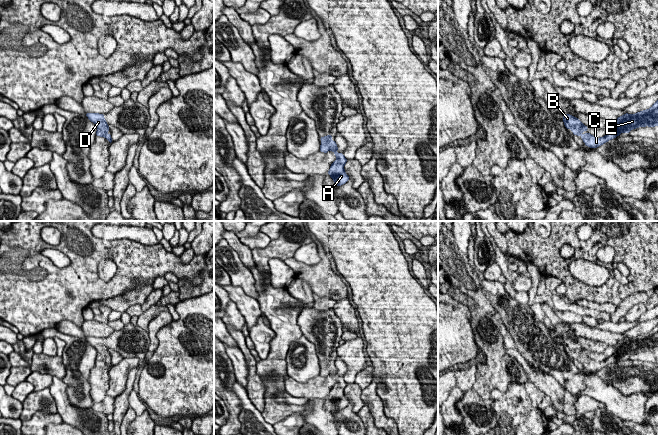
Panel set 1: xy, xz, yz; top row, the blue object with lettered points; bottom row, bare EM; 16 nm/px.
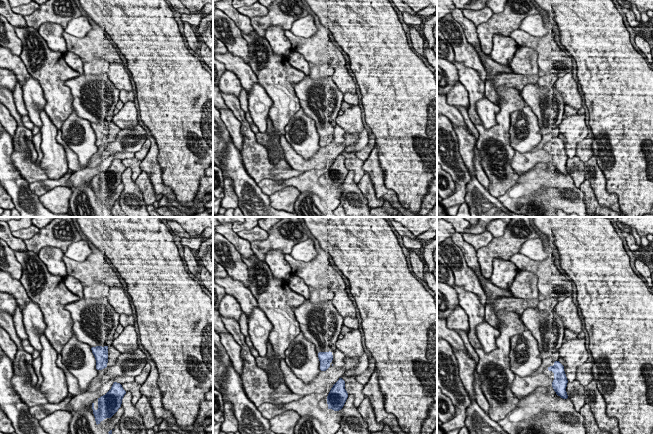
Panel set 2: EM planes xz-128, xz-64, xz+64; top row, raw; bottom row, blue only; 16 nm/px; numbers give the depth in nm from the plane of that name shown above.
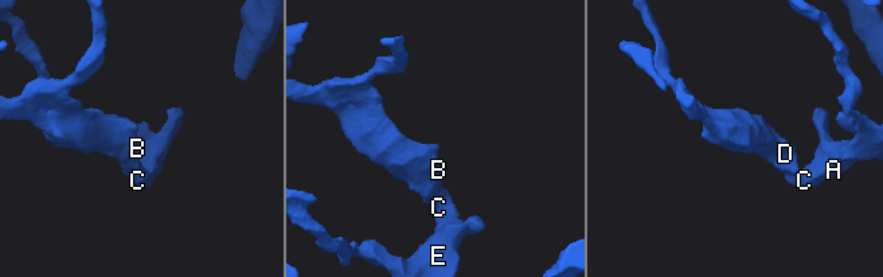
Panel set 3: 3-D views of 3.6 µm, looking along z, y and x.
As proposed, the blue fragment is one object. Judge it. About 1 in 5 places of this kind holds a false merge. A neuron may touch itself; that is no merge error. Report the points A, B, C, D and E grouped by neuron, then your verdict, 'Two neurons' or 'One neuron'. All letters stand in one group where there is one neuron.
Groups: A B C D E. One neuron

